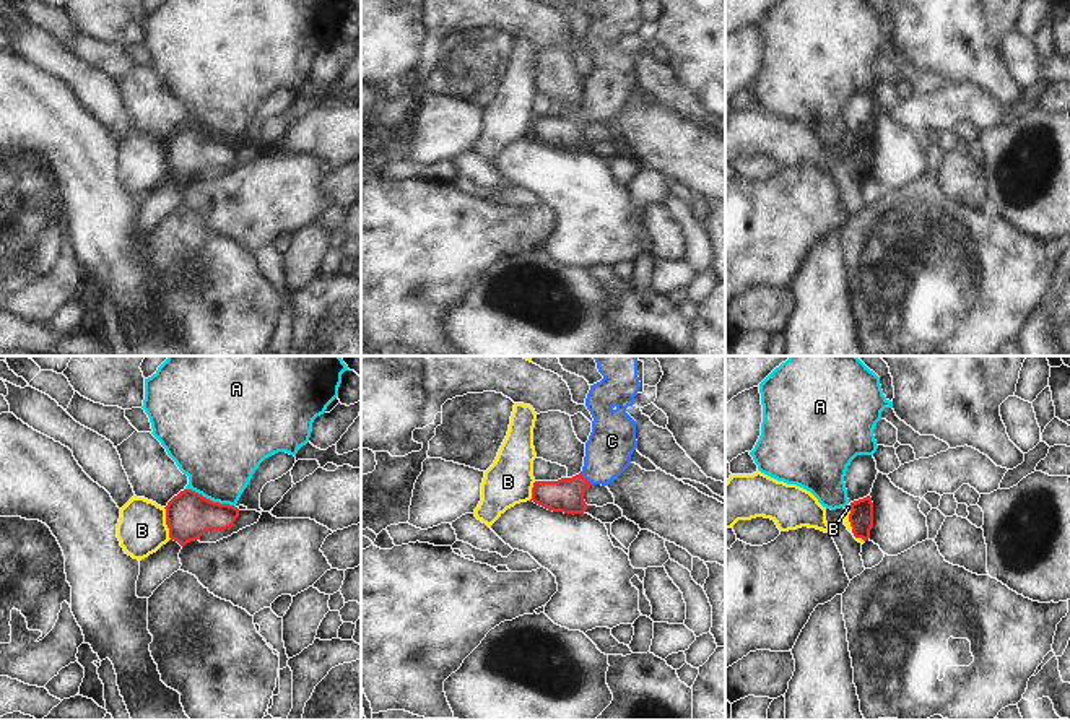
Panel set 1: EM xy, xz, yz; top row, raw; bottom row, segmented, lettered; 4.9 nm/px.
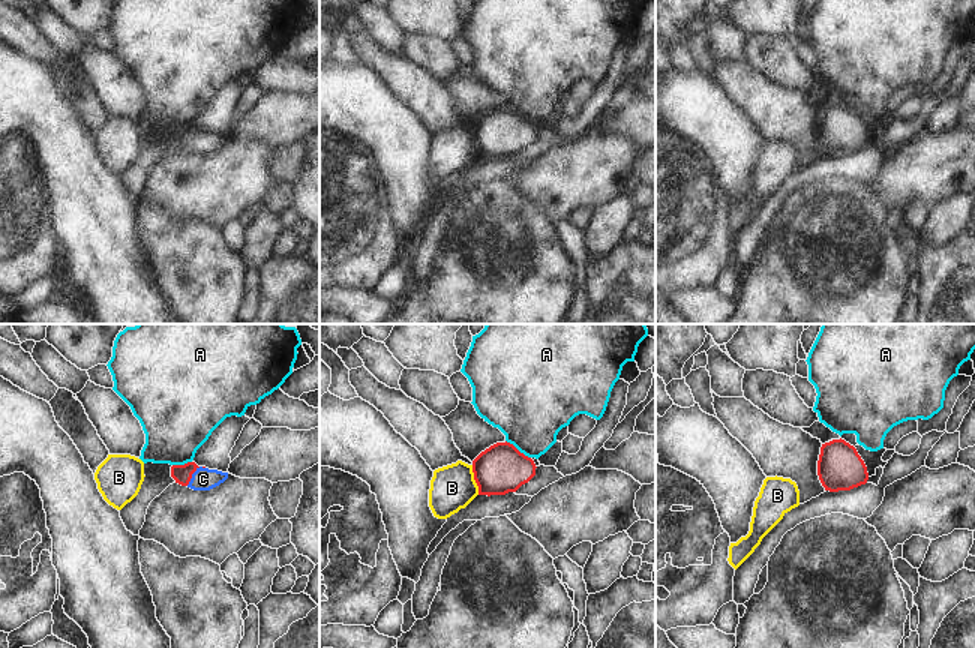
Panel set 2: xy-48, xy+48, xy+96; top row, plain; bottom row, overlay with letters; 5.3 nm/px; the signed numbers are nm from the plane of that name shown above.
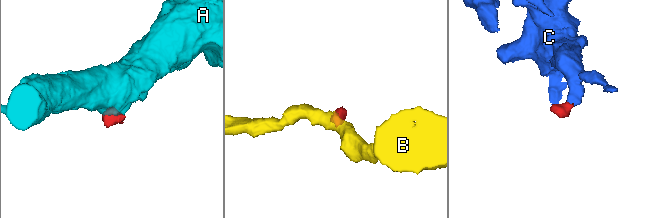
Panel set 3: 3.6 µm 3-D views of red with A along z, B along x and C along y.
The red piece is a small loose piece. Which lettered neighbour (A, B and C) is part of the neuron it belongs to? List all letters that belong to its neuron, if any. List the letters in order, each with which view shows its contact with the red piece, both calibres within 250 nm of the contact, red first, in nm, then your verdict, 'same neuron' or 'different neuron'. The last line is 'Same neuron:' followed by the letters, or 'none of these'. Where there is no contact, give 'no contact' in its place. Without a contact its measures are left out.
A: xy | 220/400 nm | different neuron
B: xy | 220/240 nm | different neuron
C: xz | 170/220 nm | same neuron
Same neuron: C

